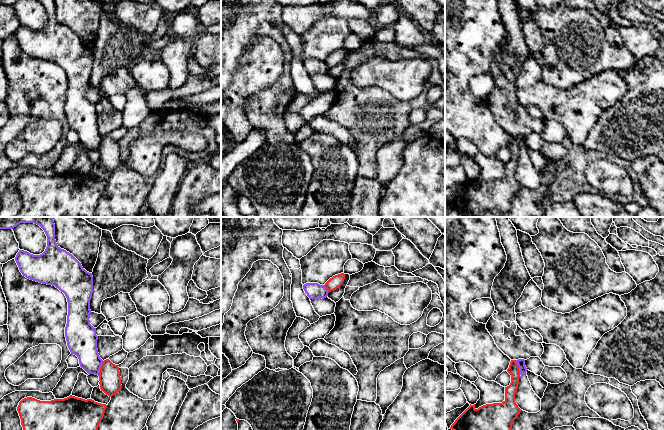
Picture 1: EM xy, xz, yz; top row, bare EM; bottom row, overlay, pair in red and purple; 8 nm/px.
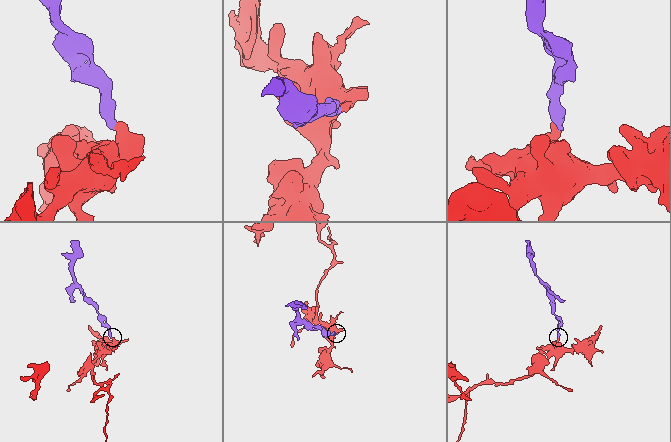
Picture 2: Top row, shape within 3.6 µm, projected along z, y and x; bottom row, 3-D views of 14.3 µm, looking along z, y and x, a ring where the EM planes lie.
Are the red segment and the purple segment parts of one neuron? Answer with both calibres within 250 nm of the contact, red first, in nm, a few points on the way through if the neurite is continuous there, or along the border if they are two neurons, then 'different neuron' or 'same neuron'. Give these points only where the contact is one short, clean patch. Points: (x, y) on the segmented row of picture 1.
calibres 180 and 220 nm; border xy (103, 361), (98, 375); different neuron

